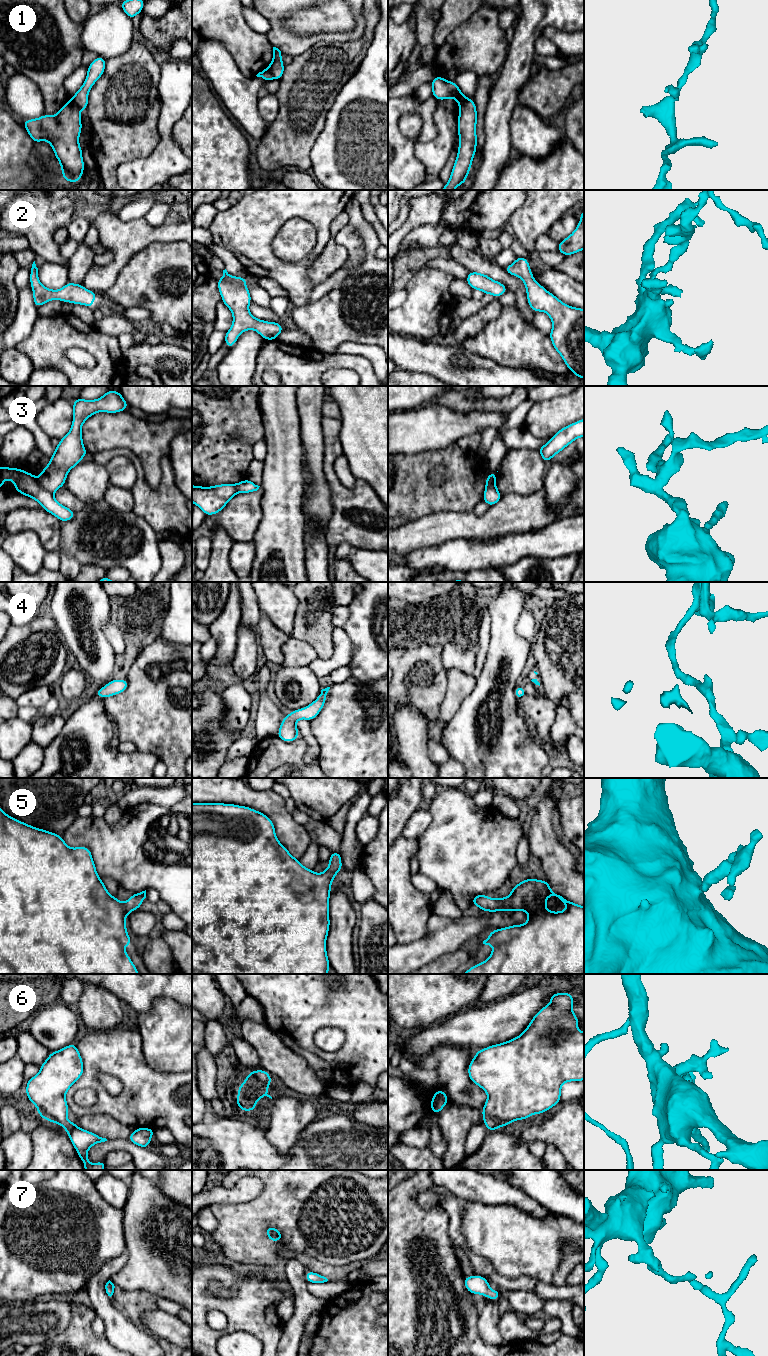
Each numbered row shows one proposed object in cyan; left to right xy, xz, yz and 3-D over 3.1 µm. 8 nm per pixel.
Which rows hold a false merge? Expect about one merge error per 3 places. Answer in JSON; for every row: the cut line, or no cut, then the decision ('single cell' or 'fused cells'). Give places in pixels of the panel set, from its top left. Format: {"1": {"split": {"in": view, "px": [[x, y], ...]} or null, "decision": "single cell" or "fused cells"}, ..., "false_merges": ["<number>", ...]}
{"1": {"split": {"in": "xy", "px": [[71, 99], [79, 109]]}, "decision": "fused cells"}, "2": {"split": null, "decision": "single cell"}, "3": {"split": {"in": "xy", "px": [[38, 479], [38, 482], [52, 493]]}, "decision": "fused cells"}, "4": {"split": null, "decision": "single cell"}, "5": {"split": null, "decision": "single cell"}, "6": {"split": null, "decision": "single cell"}, "7": {"split": null, "decision": "single cell"}, "false_merges": ["1", "3"]}

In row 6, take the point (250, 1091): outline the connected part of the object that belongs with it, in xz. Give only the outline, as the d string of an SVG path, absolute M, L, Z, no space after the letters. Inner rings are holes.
M254 1070L246 1075L246 1080L238 1086L237 1106L243 1111L252 1112L258 1099L267 1096L272 1099L267 1092L267 1088L272 1083L272 1078L267 1071Z

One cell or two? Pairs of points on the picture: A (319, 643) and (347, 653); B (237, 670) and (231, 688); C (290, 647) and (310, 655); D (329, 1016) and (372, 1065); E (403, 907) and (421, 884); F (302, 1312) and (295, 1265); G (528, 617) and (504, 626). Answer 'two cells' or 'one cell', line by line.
A: two cells
B: two cells
C: one cell
D: one cell
E: two cells
F: one cell
G: two cells

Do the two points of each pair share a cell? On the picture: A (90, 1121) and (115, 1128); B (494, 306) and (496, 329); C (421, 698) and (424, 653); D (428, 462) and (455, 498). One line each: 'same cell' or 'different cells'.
A: same cell
B: different cells
C: same cell
D: same cell

